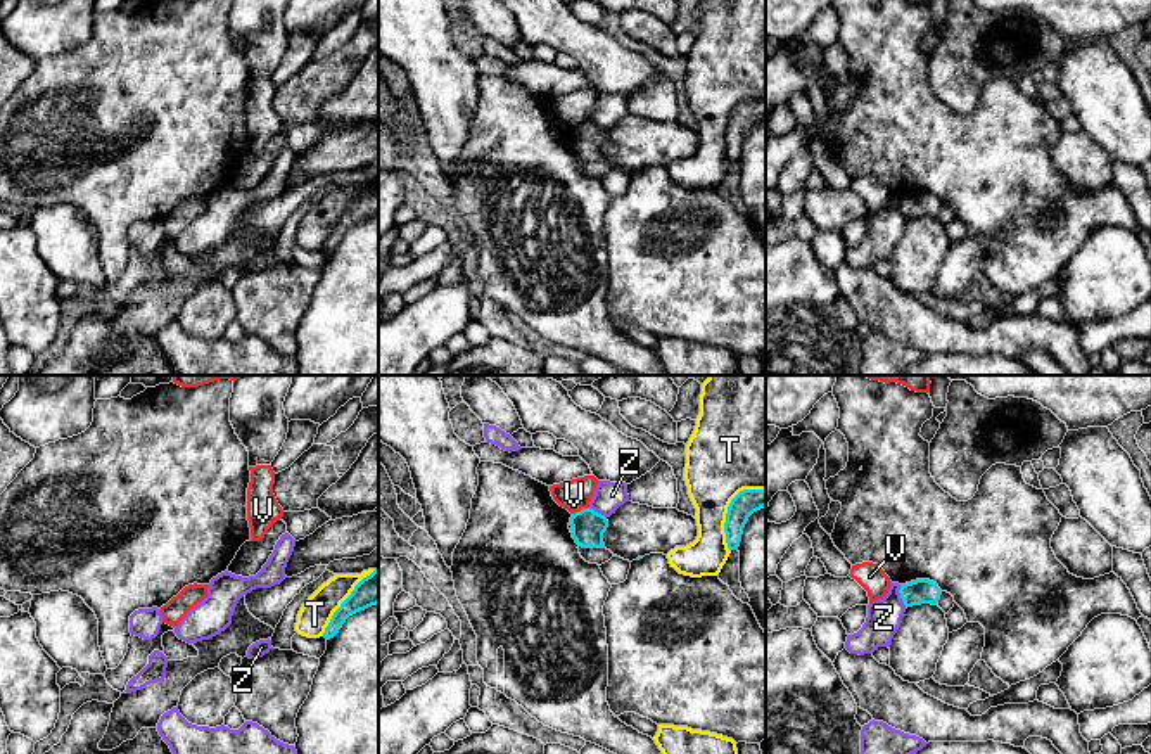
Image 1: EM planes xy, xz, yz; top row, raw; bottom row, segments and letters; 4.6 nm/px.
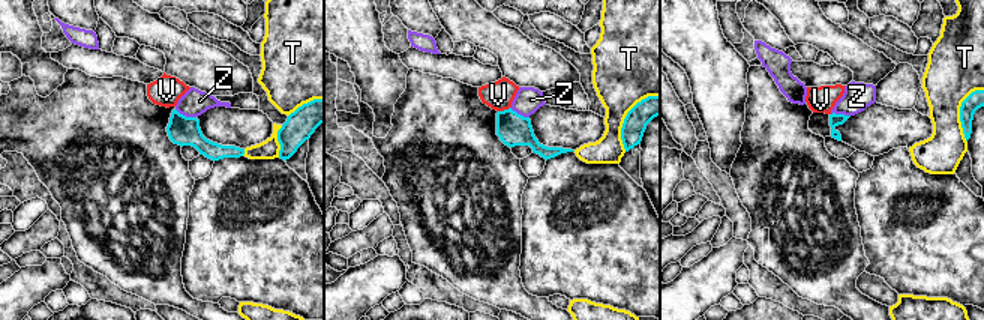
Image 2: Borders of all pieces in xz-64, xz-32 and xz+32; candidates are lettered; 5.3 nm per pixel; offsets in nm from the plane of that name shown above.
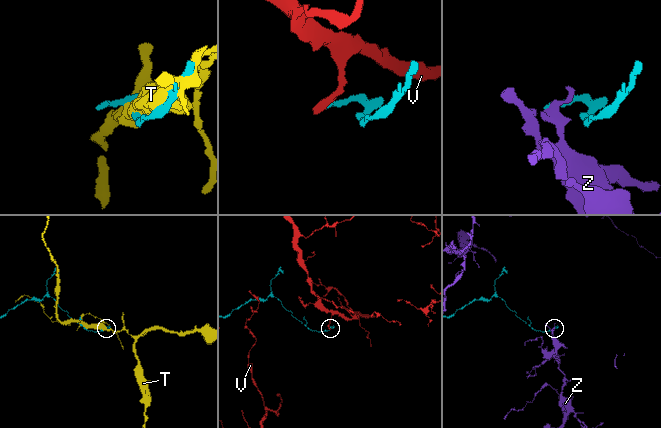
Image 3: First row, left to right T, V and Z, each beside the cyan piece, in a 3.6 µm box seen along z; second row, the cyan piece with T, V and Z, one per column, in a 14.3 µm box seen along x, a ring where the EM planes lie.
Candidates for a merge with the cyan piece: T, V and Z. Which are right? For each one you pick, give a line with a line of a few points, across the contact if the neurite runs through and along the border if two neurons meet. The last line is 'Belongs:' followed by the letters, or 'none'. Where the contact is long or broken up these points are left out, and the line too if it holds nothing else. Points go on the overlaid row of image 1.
Belongs: none

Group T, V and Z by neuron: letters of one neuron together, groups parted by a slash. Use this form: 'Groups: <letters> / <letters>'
Groups: T / V / Z

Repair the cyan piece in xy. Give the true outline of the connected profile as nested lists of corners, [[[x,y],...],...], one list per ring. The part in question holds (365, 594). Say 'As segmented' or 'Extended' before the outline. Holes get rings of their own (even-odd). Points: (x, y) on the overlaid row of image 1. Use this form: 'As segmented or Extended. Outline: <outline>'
As segmented. Outline: [[[375,569],[370,576],[363,578],[354,586],[351,595],[334,612],[328,626],[325,628],[323,636],[327,640],[334,638],[349,616],[377,604],[378,604],[378,569]]]

